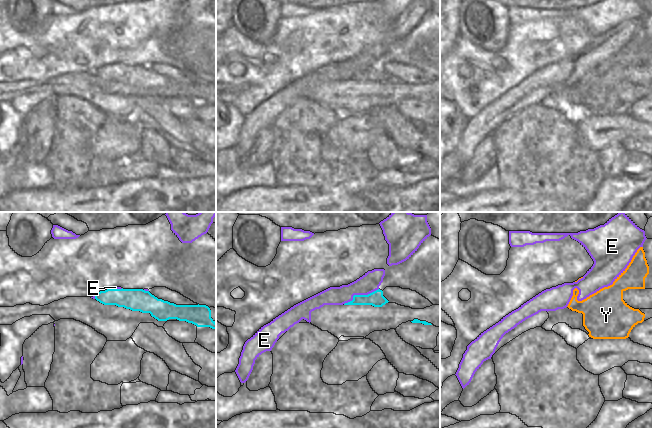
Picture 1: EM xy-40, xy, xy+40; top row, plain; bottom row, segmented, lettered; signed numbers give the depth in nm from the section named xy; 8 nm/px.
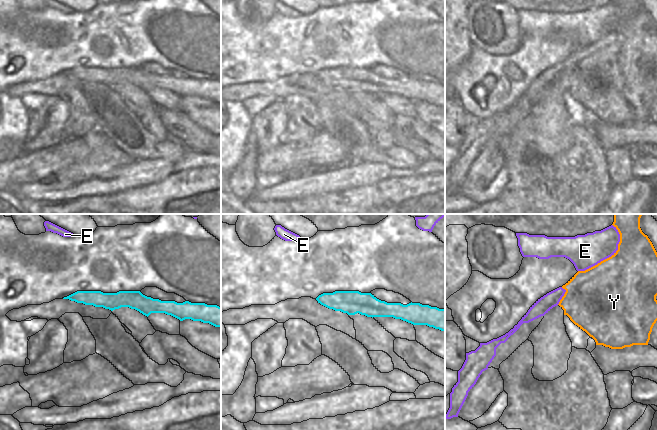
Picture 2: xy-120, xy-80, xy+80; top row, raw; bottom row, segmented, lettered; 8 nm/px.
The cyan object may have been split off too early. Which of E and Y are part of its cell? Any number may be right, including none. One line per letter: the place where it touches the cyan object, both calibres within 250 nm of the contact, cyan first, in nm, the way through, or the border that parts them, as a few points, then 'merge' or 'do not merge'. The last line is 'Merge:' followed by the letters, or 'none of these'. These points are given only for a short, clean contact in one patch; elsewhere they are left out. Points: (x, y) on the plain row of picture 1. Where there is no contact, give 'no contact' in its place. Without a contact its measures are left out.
E: meets cyan in xy at (360, 71); 120 nm thick on the cyan side, 160 nm on the other; border along xy (378, 64), (367, 70), (355, 70), (351, 76), (344, 80); do not merge
Y: no contact; do not merge
Merge: none of these

